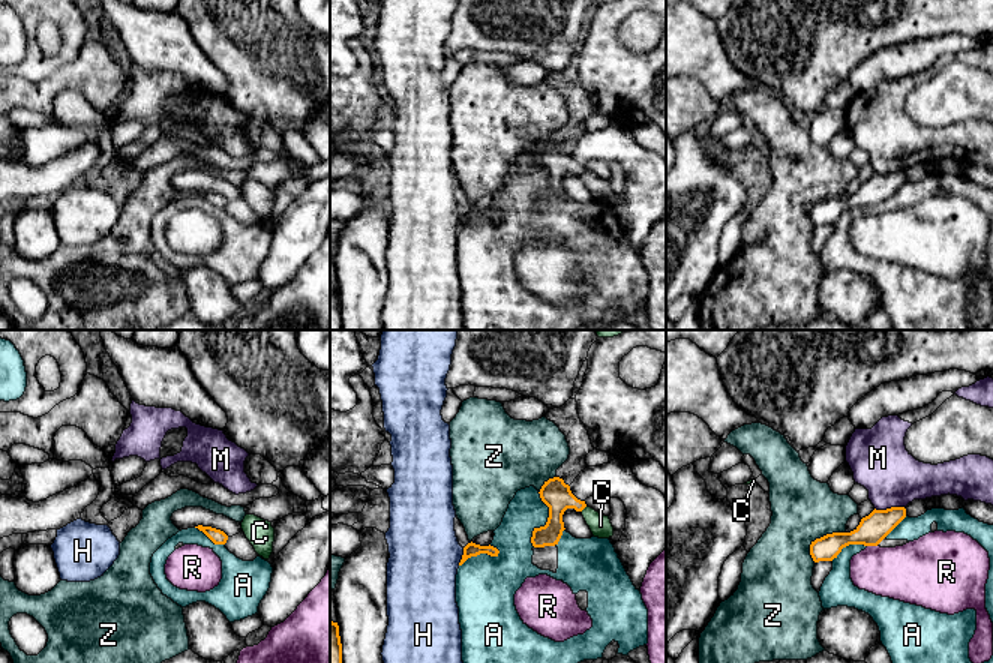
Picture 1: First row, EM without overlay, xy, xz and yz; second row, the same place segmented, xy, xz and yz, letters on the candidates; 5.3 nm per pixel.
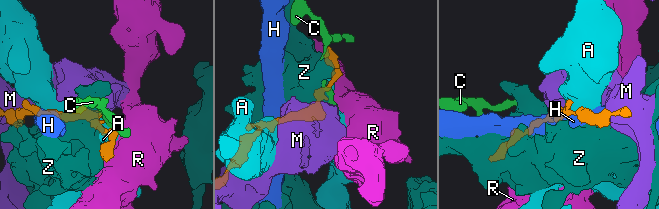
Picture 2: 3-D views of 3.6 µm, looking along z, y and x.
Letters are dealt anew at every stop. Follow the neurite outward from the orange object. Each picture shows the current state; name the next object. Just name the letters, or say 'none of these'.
none of these

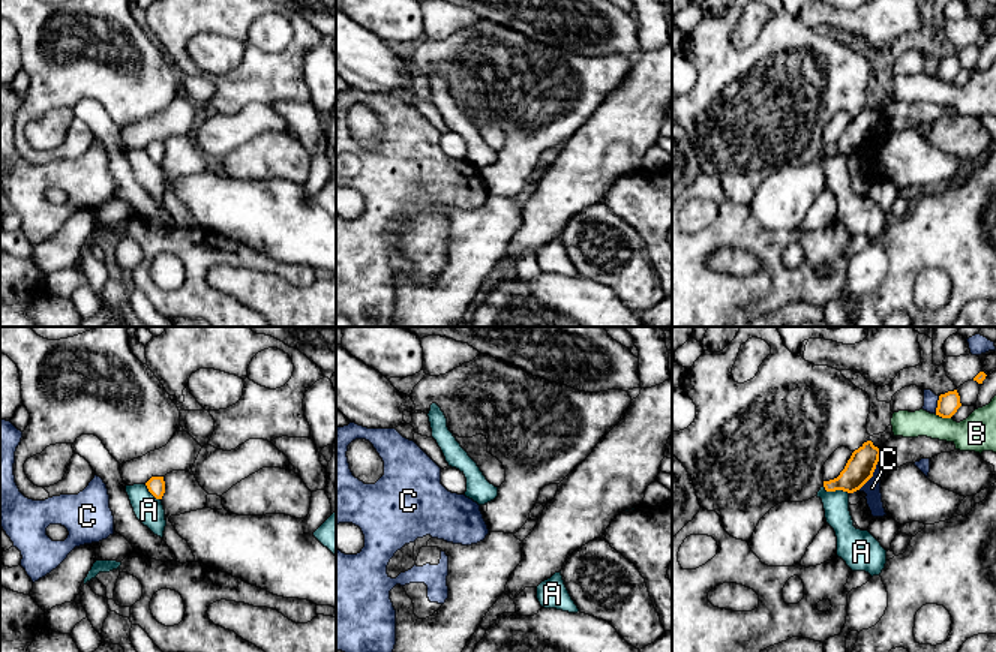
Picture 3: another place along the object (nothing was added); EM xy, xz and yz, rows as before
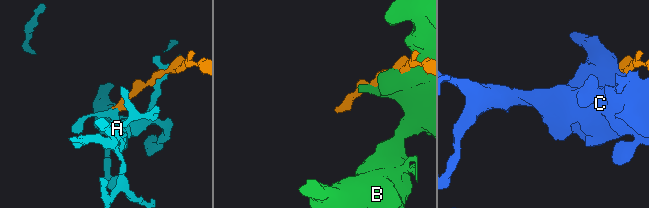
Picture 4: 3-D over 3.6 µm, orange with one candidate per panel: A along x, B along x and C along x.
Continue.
none of these

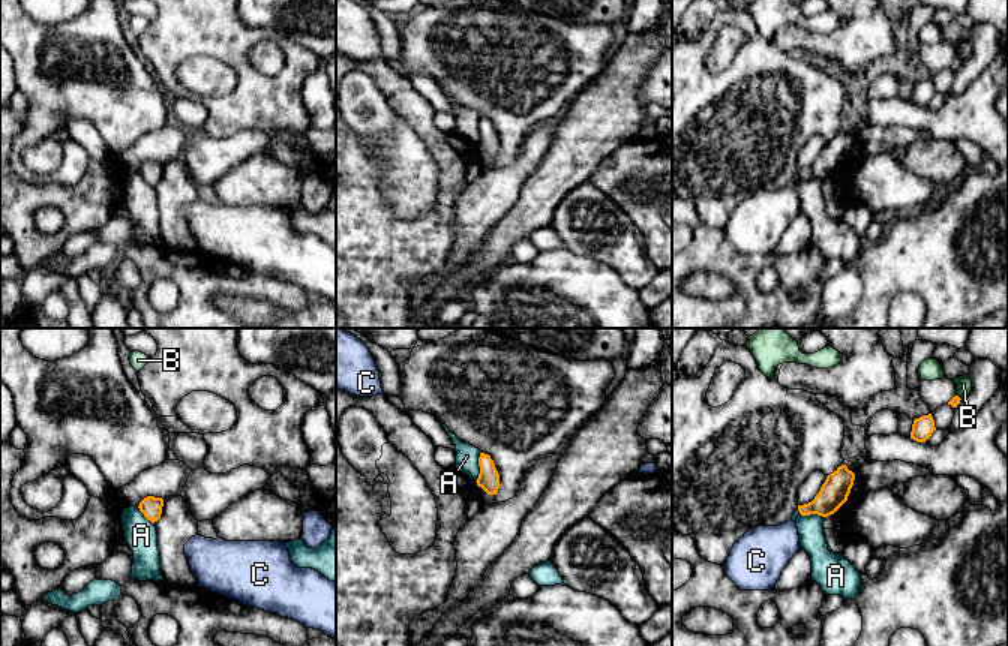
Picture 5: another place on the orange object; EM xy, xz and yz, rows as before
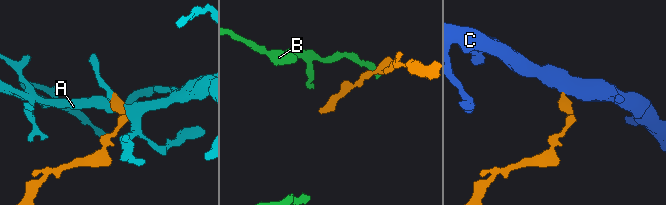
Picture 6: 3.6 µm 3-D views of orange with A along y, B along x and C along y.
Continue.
C

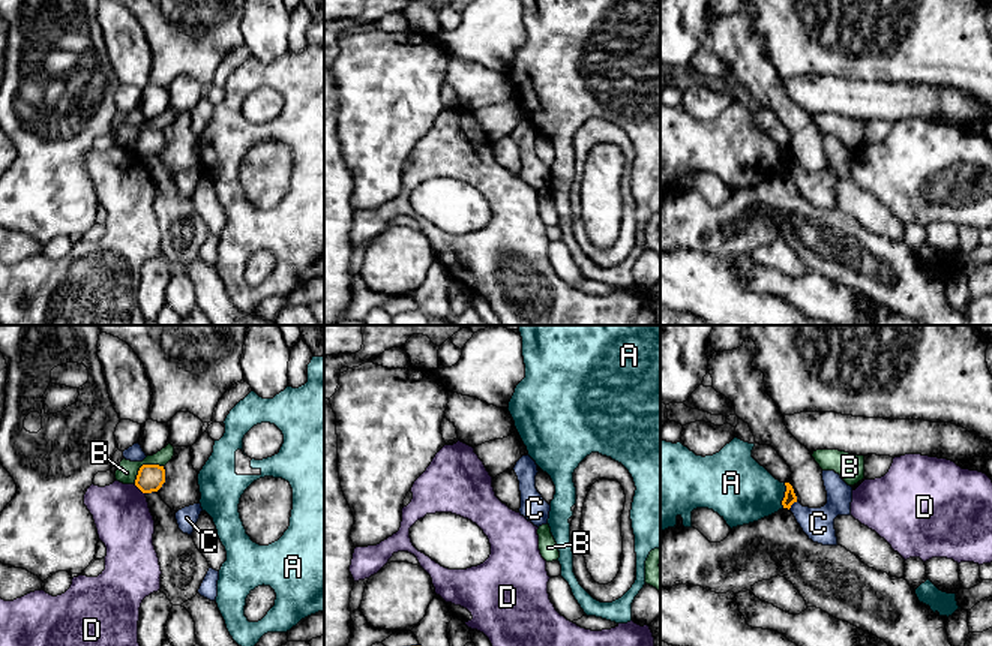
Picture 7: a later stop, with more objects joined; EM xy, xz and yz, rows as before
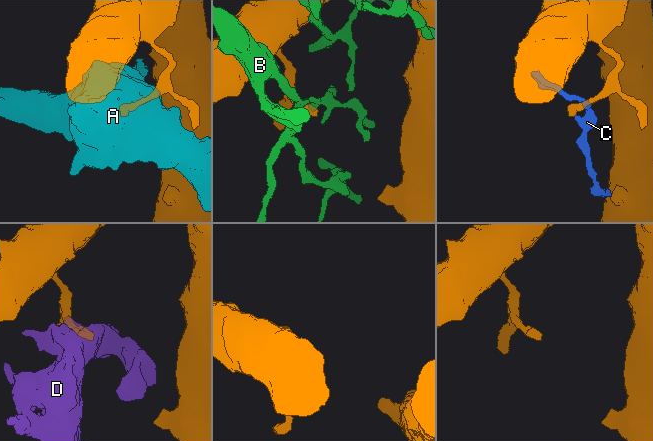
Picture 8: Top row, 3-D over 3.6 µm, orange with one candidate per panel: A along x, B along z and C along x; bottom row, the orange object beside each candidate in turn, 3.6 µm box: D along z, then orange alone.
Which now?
none of these

